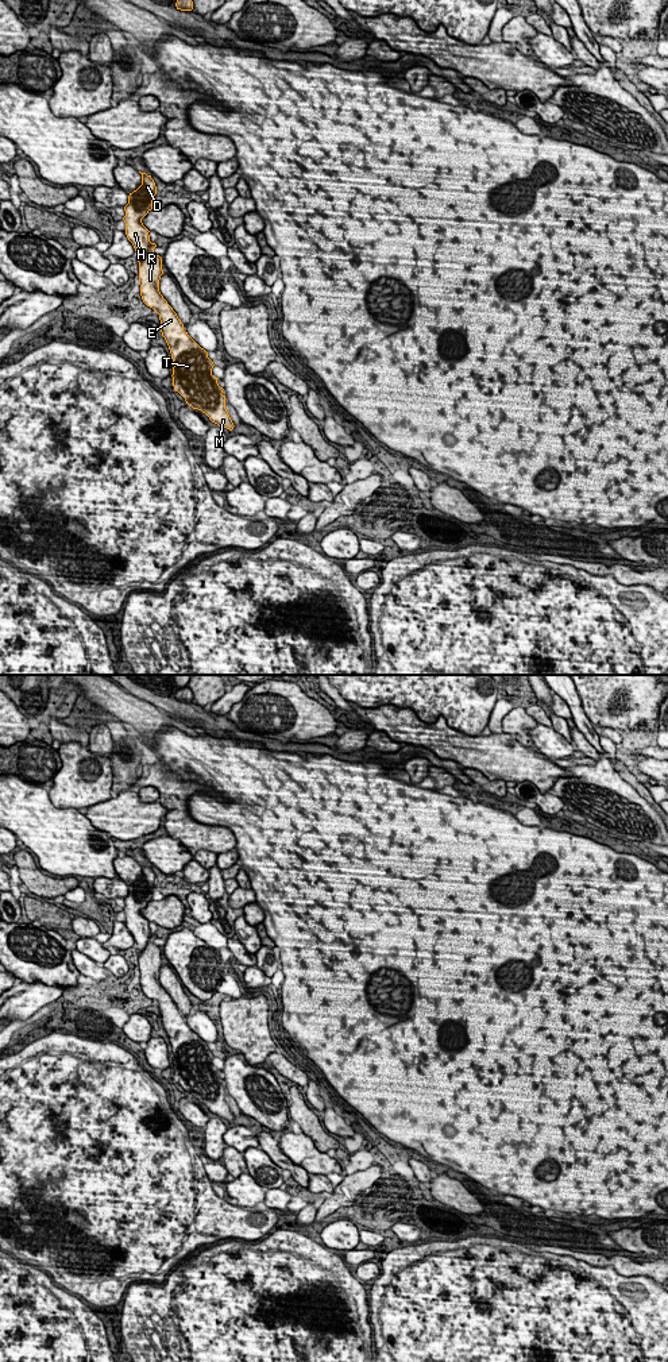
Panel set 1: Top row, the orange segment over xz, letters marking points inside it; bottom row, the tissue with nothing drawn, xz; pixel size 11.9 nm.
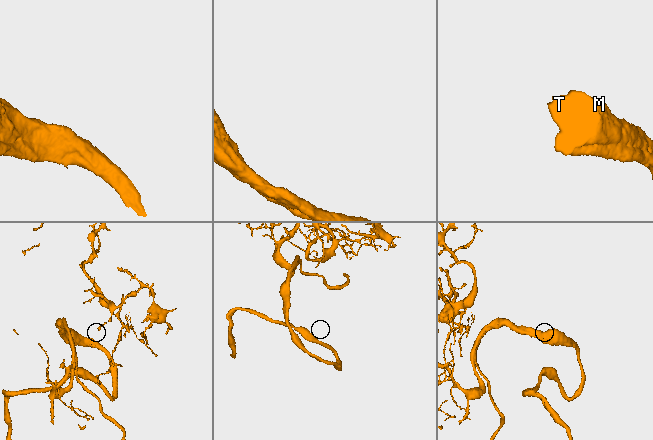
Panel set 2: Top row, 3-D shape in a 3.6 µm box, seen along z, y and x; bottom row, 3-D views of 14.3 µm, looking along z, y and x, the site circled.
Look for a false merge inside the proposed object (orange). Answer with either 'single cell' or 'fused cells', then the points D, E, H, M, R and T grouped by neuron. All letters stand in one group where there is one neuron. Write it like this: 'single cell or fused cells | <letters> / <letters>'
single cell | D E H M R T

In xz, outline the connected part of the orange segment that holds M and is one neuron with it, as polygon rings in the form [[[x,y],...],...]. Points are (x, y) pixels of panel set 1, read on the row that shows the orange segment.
[[[140,174],[142,185],[130,193],[123,220],[126,235],[138,254],[142,300],[159,315],[161,332],[174,363],[171,375],[174,390],[189,406],[205,413],[212,423],[232,431],[235,425],[225,409],[225,396],[221,394],[224,389],[219,386],[219,378],[212,375],[213,362],[184,331],[184,324],[159,292],[162,258],[154,252],[157,244],[150,242],[150,231],[142,223],[152,209],[157,186],[151,175]]]

